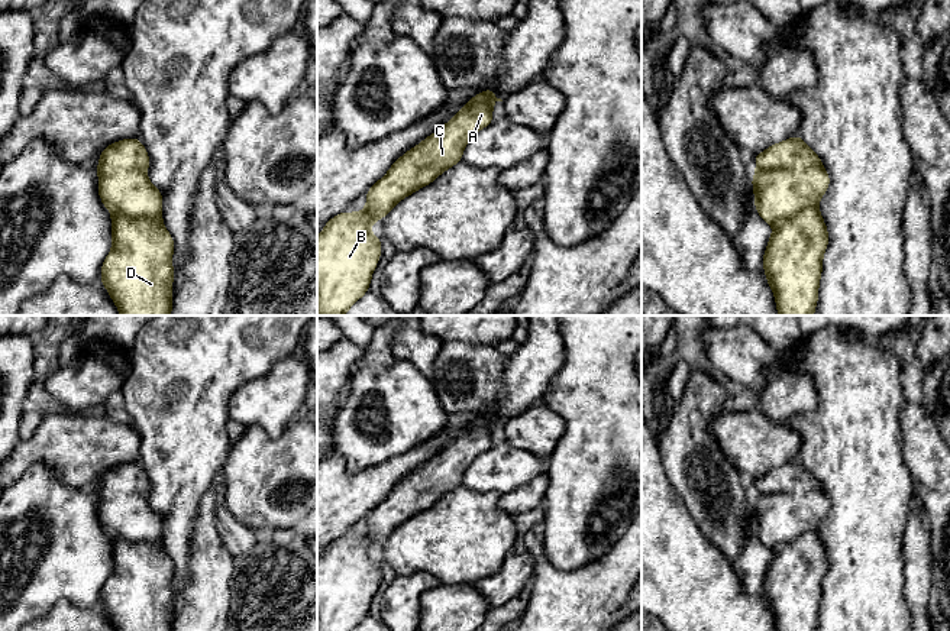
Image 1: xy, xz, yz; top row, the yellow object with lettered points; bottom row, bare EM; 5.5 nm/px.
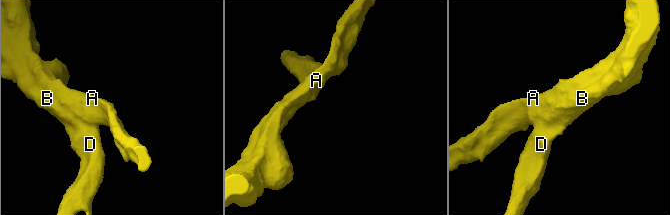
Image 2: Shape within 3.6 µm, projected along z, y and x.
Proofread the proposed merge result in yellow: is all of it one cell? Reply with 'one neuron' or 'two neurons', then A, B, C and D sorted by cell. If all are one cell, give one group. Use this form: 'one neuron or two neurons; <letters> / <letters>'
one neuron; A B C D

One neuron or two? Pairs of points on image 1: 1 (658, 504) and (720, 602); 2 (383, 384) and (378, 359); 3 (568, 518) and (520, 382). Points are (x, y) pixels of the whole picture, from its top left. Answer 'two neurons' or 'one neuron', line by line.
1: one neuron
2: two neurons
3: two neurons

